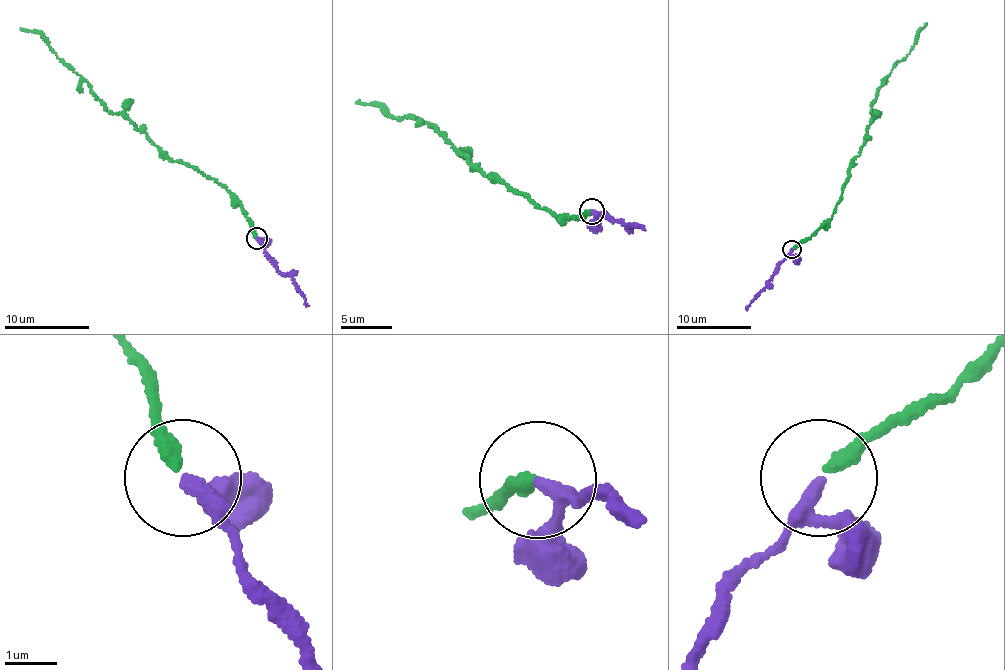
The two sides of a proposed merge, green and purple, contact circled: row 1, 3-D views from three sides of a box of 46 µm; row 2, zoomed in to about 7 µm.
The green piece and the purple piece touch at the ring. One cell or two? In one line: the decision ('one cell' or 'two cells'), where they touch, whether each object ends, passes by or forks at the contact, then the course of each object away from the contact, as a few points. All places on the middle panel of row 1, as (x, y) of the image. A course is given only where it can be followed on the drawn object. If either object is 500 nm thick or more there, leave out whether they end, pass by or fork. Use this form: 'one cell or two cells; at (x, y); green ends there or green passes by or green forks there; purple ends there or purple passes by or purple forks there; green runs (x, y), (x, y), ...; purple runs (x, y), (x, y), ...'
one cell; at (592, 211); green ends there; purple passes by; green runs (590, 210), (580, 217), (558, 217), (534, 207), (454, 150), (432, 124), (356, 103); purple runs (593, 210), (615, 222), (645, 230)

